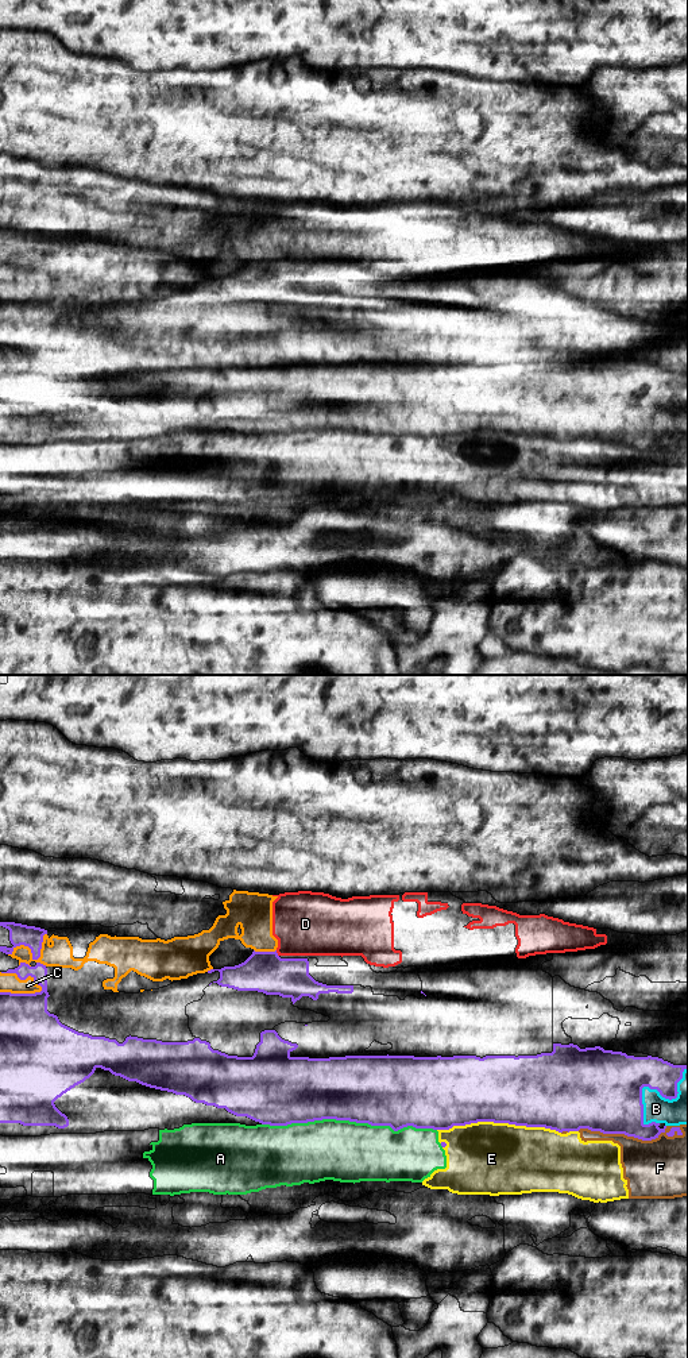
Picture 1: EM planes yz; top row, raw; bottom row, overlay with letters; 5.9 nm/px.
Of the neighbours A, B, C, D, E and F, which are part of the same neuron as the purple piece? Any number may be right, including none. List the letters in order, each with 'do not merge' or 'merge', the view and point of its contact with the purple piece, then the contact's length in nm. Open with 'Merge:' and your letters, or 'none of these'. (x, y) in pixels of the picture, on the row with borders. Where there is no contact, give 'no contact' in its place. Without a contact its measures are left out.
Merge: B
A: do not merge; meets purple in yz at (350, 1121); contact 1050 nm long
B: merge; meets purple in yz at (654, 1088); contact 440 nm long
C: do not merge; meets purple in yz at (23, 979); contact 280 nm long
D: do not merge; meets purple in yz at (277, 953); contact 40 nm long
E: do not merge; meets purple in yz at (499, 1122); contact 750 nm long
F: do not merge; meets purple in yz at (630, 1135); contact 650 nm long

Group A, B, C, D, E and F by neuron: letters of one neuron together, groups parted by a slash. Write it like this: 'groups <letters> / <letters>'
groups A E F / B / C D

